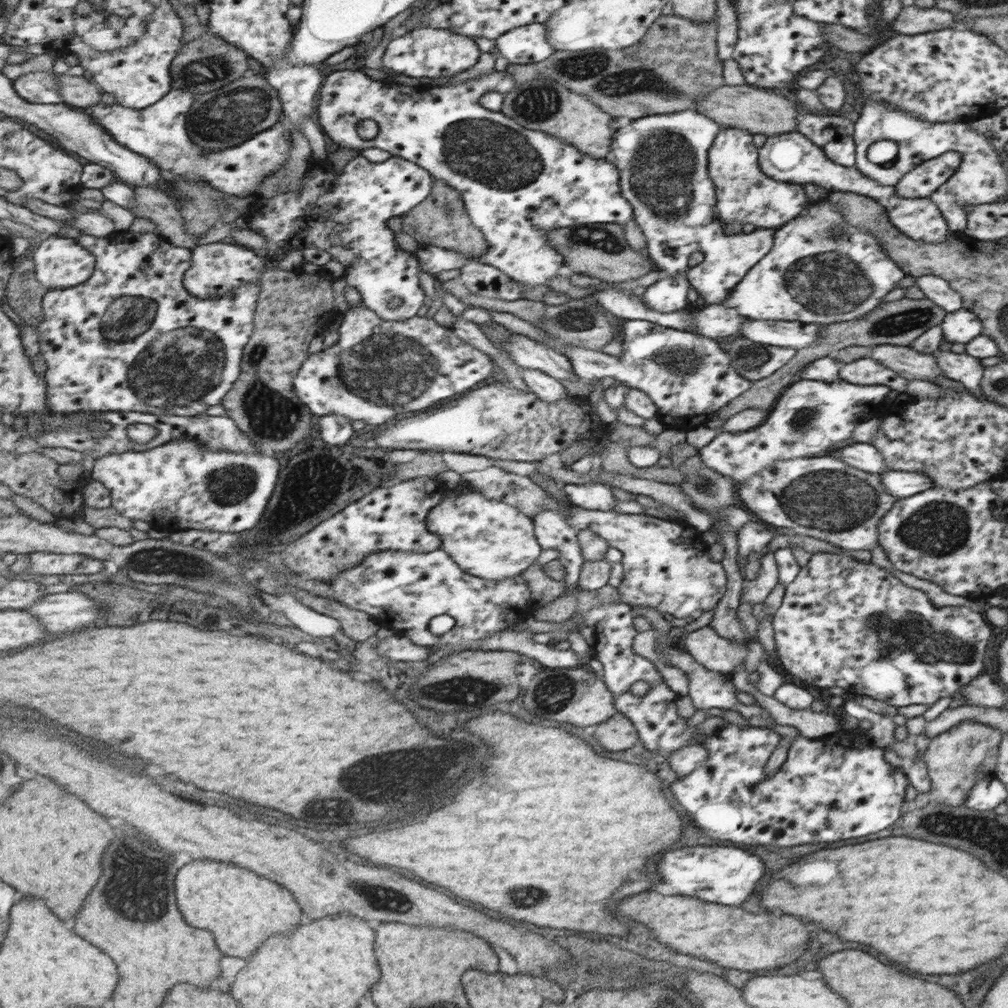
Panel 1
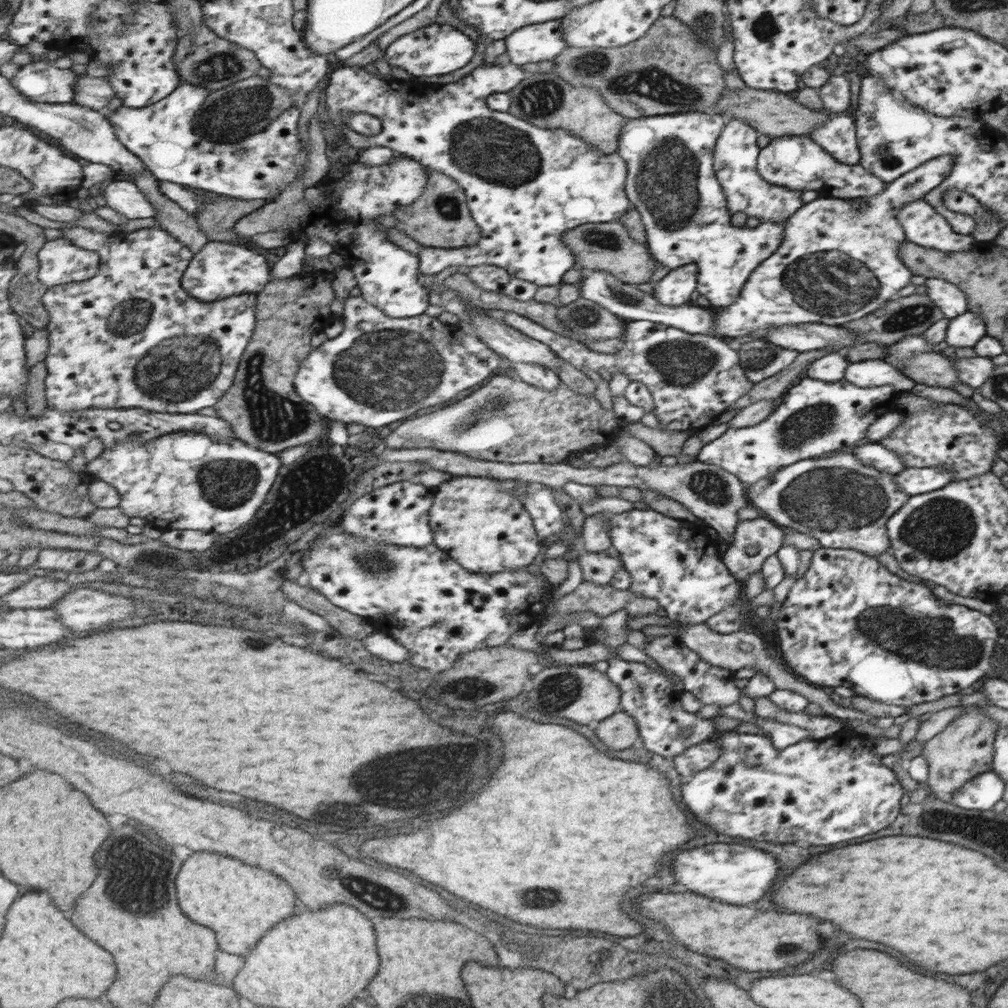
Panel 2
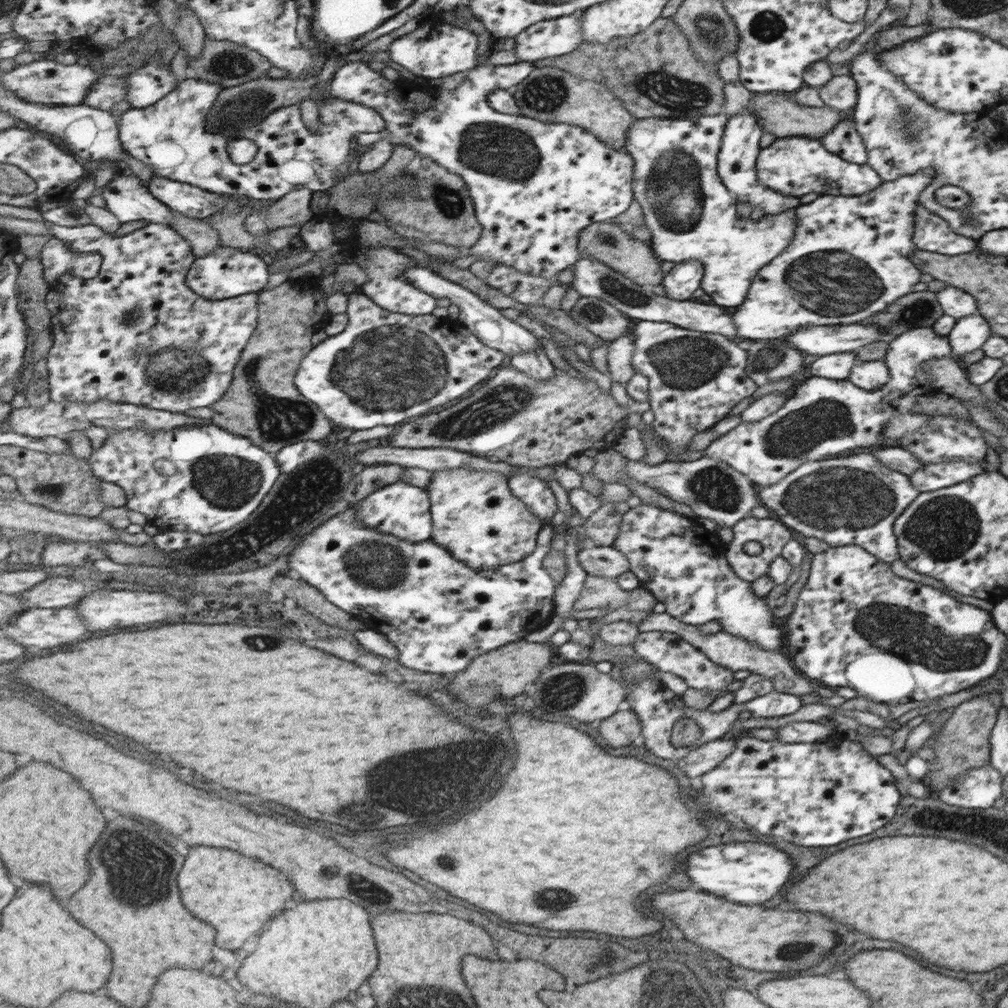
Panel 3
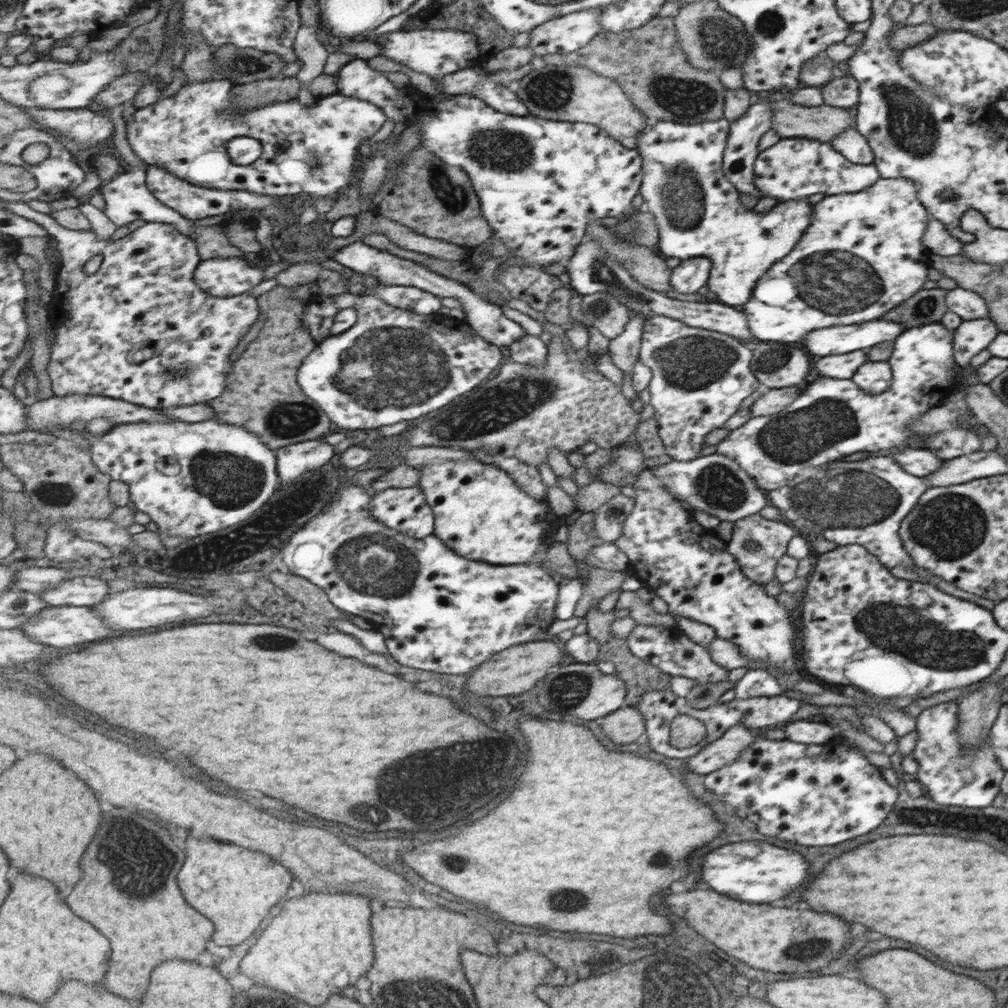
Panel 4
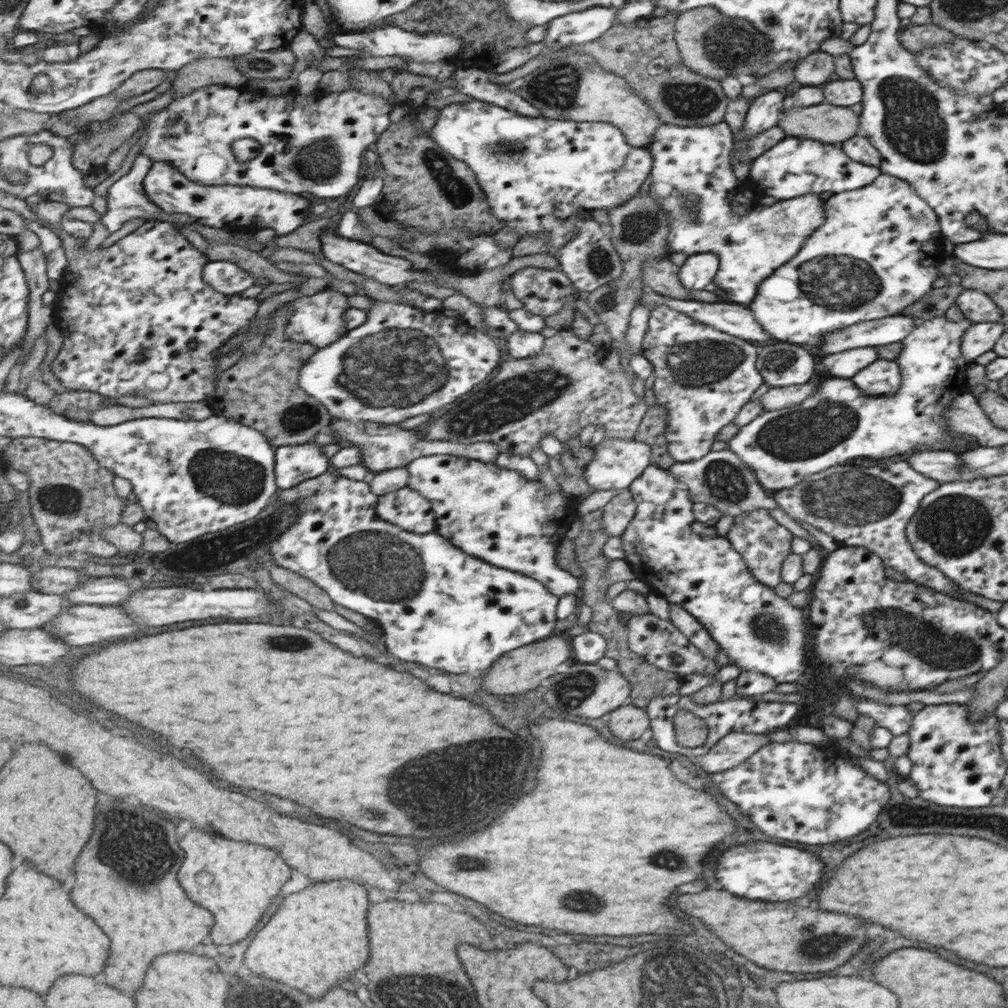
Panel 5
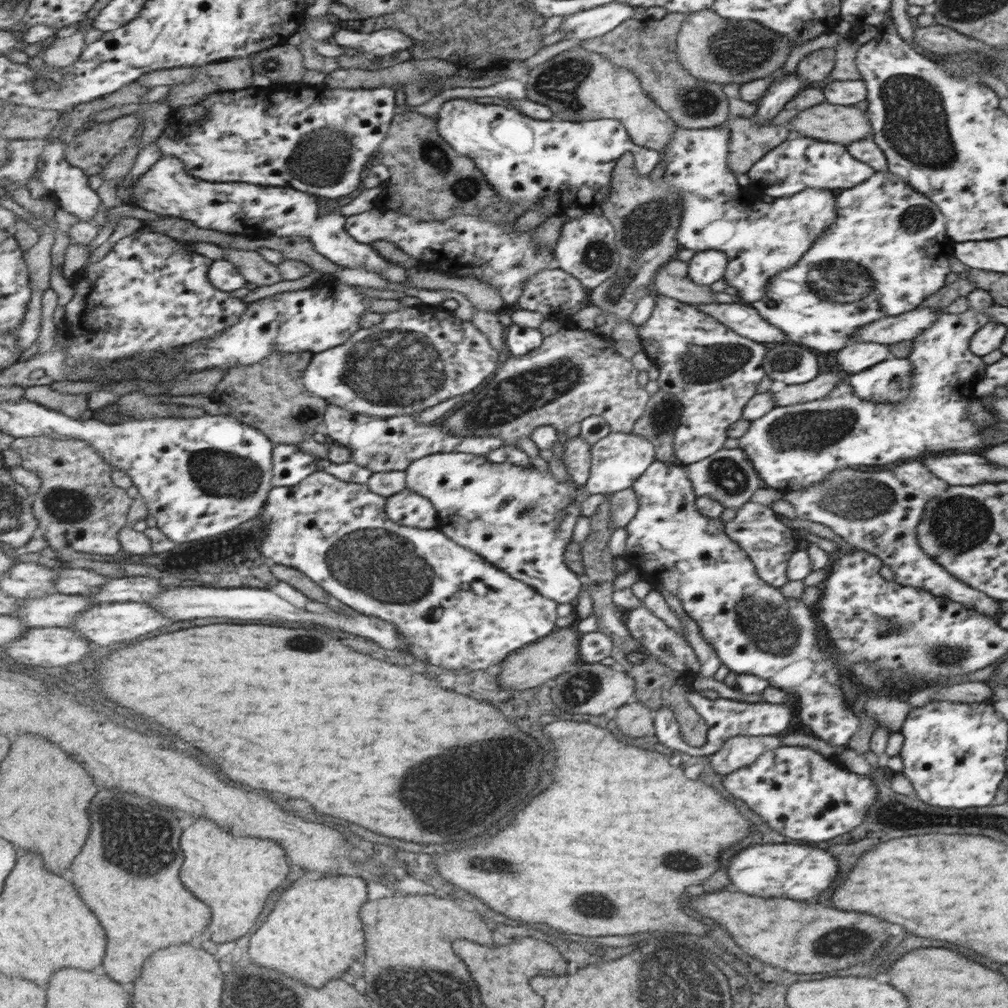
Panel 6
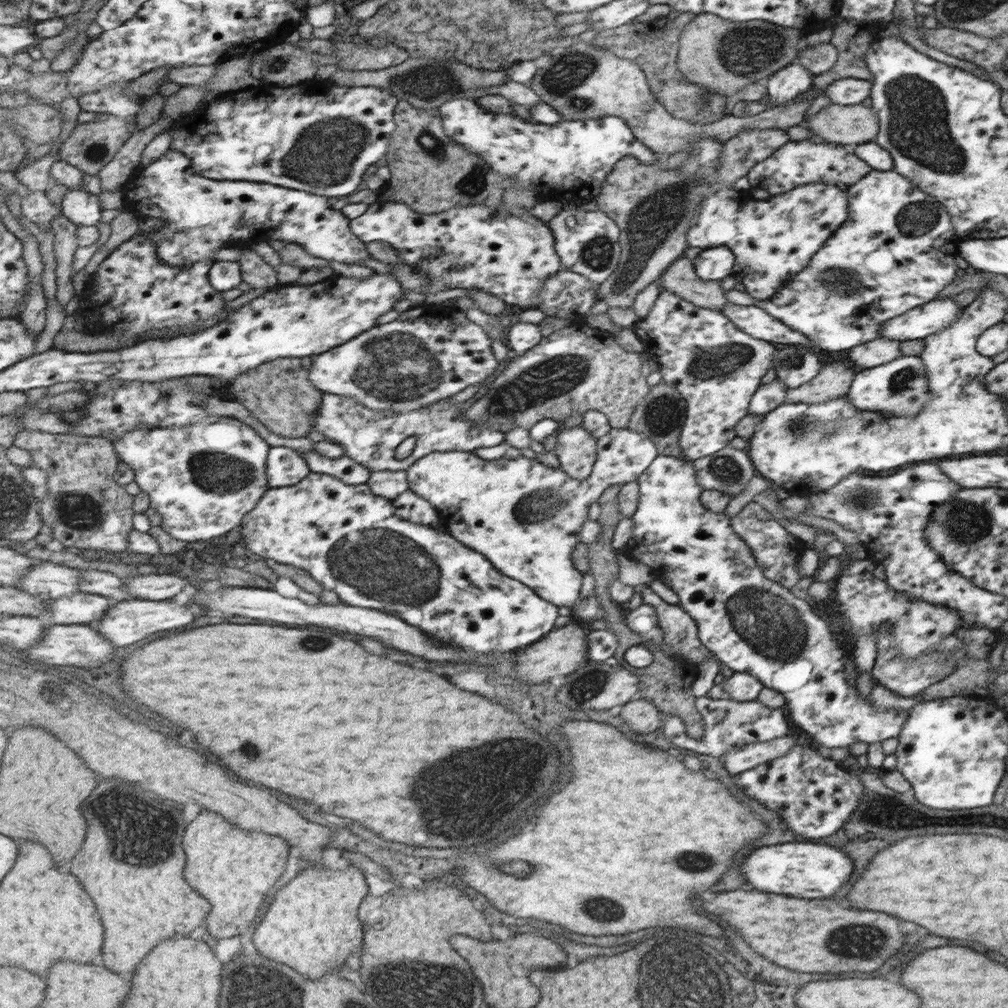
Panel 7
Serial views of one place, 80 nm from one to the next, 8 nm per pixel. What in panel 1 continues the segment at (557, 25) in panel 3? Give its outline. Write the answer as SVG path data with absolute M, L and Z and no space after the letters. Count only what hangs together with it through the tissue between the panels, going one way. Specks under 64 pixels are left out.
M544 23L513 28L495 40L495 47L510 64L522 65L547 60L555 51L549 44L548 30Z

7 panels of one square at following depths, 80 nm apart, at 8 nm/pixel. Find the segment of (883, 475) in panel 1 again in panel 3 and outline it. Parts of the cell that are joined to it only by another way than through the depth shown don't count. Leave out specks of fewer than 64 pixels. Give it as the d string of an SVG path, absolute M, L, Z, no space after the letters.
M965 461L943 462L938 464L927 464L923 468L915 469L908 475L908 481L919 493L939 490L952 484L969 480L972 476L997 471L985 462L967 463Z

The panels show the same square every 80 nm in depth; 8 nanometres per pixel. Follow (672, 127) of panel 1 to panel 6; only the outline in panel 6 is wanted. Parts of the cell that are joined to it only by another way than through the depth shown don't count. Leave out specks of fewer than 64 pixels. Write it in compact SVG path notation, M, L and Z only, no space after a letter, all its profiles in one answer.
M711 127L704 129L677 129L667 150L663 150L665 162L664 180L667 189L673 190L680 198L681 224L676 234L681 249L700 251L719 251L728 258L724 279L727 286L737 290L736 295L742 302L755 302L761 294L767 292L769 280L781 271L788 270L804 258L817 236L831 227L837 220L838 196L826 189L805 189L794 196L773 199L769 204L762 201L748 203L741 196L741 184L728 165L729 139L732 132L729 127Z

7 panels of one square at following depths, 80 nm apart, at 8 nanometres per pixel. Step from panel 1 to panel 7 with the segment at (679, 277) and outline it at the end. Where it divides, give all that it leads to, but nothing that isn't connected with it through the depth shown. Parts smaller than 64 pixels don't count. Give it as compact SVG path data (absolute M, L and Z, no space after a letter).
M724 247L702 249L692 260L695 273L701 280L720 280L731 275L735 262L733 253Z

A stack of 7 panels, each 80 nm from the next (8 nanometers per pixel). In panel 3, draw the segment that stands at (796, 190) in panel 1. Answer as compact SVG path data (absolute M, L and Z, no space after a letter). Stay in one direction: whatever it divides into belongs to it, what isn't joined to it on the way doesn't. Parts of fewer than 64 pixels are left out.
M741 112L731 115L729 128L724 128L725 140L720 140L721 145L721 180L725 180L725 189L733 194L737 202L744 202L751 209L759 208L764 216L779 215L783 211L796 209L800 205L799 198L793 196L781 196L765 185L761 185L756 179L756 159L759 158L760 138L764 134L758 118L752 112Z

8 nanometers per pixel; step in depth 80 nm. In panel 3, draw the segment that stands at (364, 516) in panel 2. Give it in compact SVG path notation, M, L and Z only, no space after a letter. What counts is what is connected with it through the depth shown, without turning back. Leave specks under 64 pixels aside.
M399 481L370 494L358 504L356 523L374 528L383 534L392 534L409 542L424 542L432 538L432 498L427 488Z

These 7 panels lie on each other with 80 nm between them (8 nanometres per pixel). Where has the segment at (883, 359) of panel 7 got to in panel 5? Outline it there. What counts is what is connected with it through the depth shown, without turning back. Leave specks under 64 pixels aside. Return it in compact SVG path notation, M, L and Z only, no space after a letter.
M874 347L853 348L823 356L823 370L831 376L845 379L850 379L858 370L878 359Z

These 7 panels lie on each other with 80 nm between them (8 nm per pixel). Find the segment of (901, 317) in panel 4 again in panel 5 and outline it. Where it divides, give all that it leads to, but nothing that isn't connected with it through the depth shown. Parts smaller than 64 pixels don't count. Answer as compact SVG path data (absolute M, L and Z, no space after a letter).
M945 285L941 288L934 288L897 315L911 317L917 323L944 316L948 308L953 305L954 298L965 288L959 285Z

